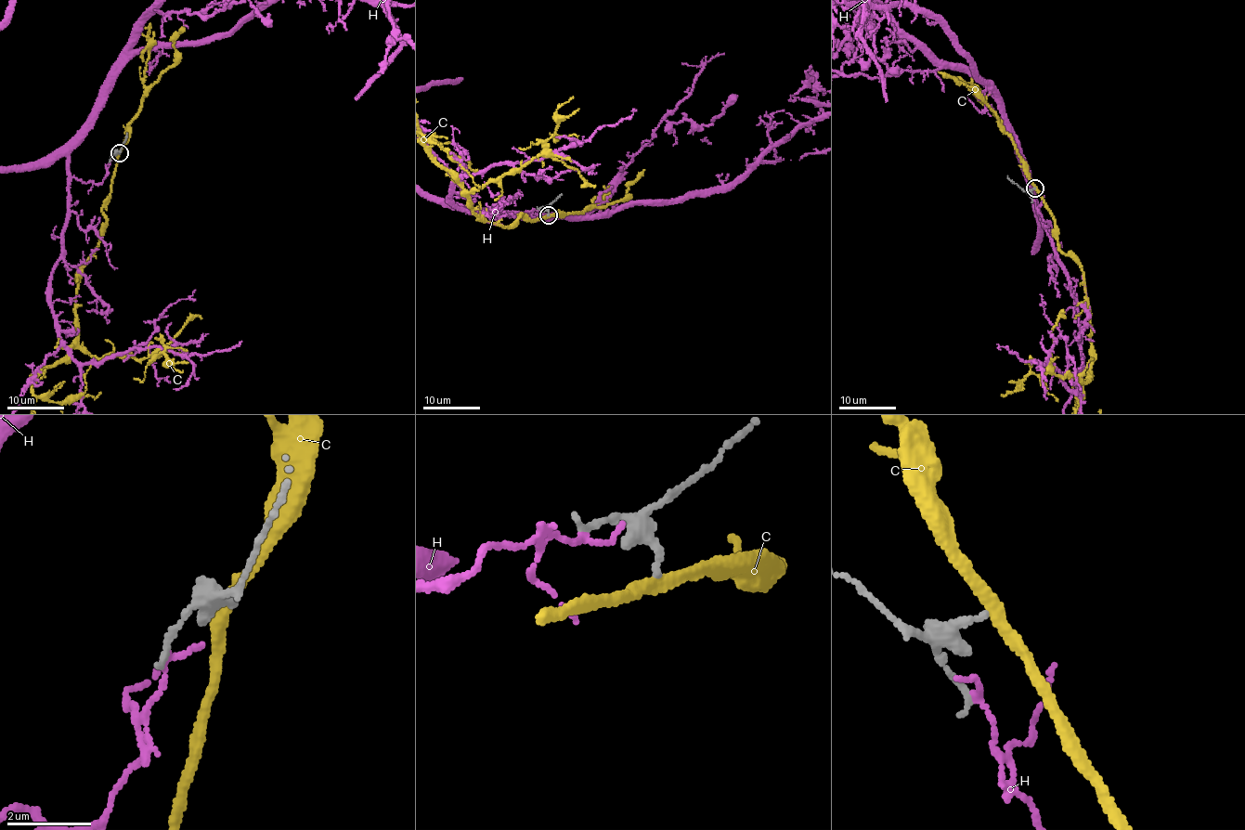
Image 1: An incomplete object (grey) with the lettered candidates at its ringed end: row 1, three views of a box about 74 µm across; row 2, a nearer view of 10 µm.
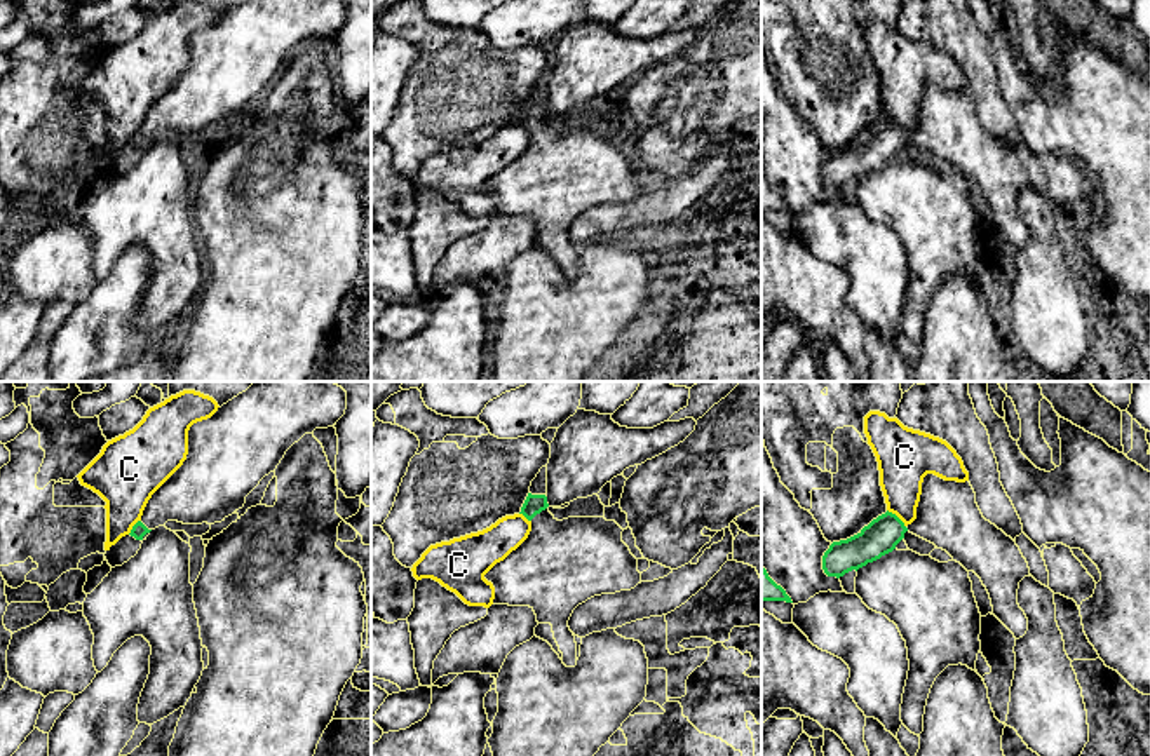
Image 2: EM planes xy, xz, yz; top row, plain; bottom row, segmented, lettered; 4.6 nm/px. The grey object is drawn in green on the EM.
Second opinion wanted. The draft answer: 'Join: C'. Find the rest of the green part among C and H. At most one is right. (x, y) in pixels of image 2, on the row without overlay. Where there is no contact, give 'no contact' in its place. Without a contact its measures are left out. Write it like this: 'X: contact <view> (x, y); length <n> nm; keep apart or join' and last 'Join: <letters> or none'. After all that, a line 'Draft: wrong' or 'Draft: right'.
C: contact yz (898, 128); length 120 nm; keep apart
H: no contact; keep apart
Join: none
Draft: wrong

